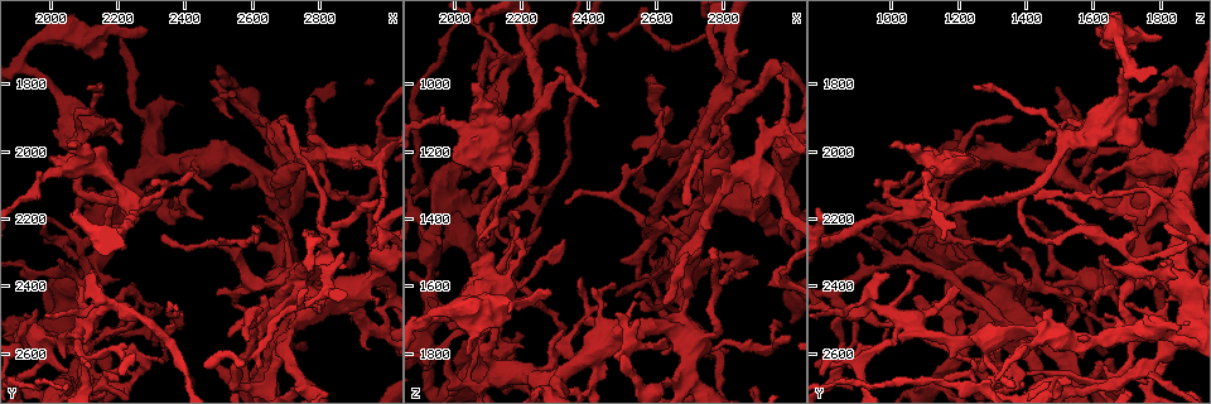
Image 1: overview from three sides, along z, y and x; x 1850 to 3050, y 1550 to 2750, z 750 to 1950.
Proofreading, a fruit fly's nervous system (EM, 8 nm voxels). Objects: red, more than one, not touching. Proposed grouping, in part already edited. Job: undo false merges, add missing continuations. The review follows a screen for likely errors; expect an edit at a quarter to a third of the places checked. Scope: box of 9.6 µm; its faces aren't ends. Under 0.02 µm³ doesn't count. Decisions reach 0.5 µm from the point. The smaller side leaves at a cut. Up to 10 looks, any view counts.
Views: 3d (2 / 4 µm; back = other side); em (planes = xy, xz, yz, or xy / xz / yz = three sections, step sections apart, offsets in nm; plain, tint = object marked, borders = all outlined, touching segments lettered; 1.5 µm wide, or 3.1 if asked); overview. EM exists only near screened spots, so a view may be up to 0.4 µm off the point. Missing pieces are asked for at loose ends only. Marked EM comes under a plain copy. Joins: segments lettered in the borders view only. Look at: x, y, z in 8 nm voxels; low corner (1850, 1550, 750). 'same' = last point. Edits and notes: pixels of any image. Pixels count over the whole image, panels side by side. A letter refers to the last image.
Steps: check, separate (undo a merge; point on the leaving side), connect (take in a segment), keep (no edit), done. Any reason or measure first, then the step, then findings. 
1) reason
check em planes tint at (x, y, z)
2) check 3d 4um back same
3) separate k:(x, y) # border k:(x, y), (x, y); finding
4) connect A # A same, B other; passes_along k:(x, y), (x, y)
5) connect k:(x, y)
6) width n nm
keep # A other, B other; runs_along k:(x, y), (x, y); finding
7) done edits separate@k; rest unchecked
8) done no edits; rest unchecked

an open end
check em yz step 4 borders at (2630, 1900, 1650)

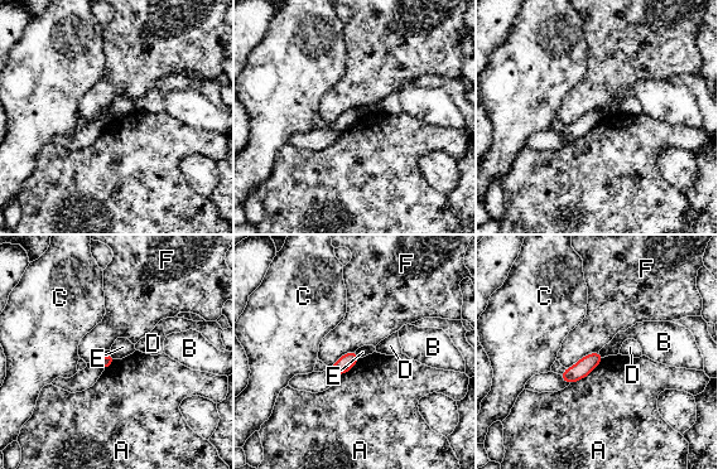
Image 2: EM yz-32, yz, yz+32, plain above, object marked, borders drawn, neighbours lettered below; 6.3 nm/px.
cut it another way
check em planes borders same

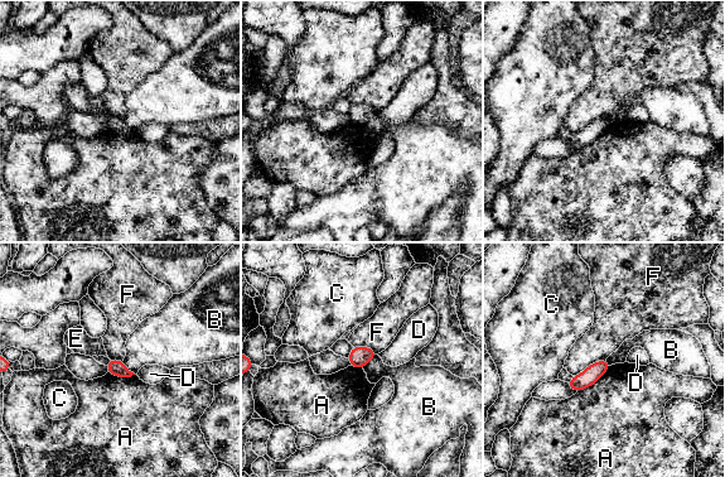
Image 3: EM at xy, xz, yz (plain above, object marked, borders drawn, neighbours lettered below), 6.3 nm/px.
width 110 nm
keep # A other, B other, C other, D other, E other, F other; border 3:(377, 355), (362, 367); none of them fits

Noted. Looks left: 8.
an open end
check em planes borders at (2960, 2280, 1110)

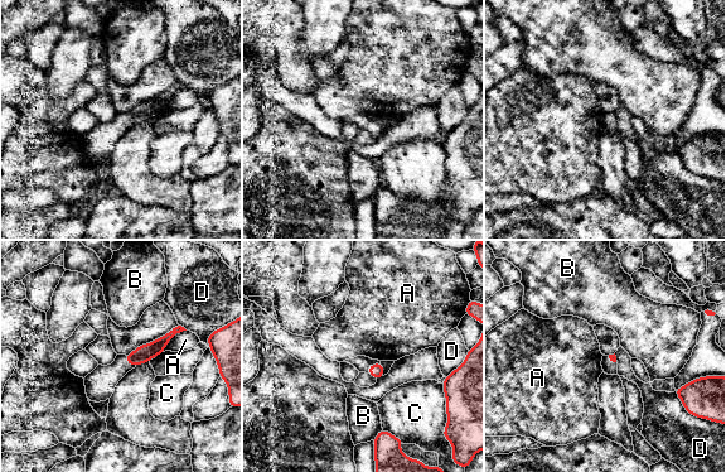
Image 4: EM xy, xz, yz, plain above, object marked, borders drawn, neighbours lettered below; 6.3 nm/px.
keep # A other, B other, C other, D other; runs_along 4:(172, 333), (156, 347), (130, 360); none of them fits

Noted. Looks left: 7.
an open end
check em planes borders at (2630, 2270, 1810)

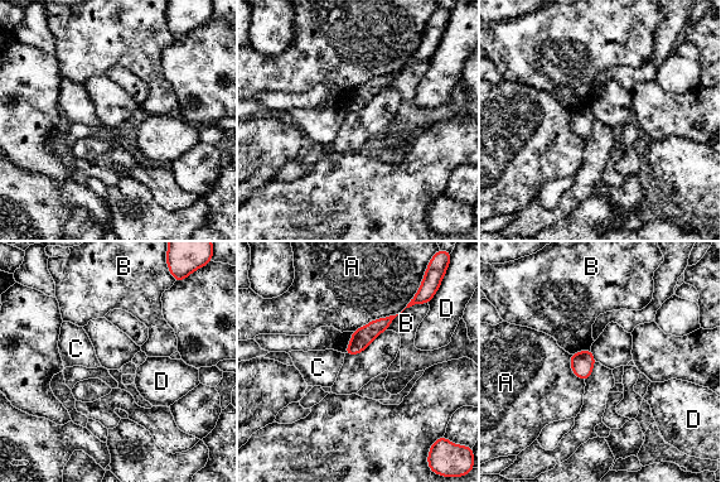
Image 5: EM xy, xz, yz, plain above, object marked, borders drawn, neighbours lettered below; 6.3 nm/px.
longest_contact A 460 nm
keep # A other, B other, C other, D other; border 5:(422, 303), (406, 307), (386, 329); none of them fits

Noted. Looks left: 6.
an open end
check 3d 2um back at (2300, 1640, 1630)

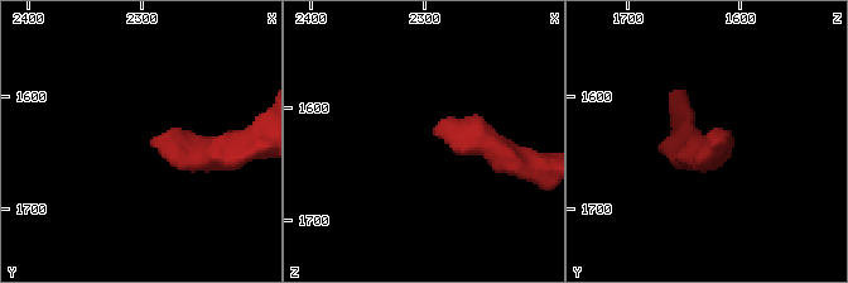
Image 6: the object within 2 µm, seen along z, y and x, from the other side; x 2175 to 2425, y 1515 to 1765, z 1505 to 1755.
check em planes tint at (2294, 1646, 1622)

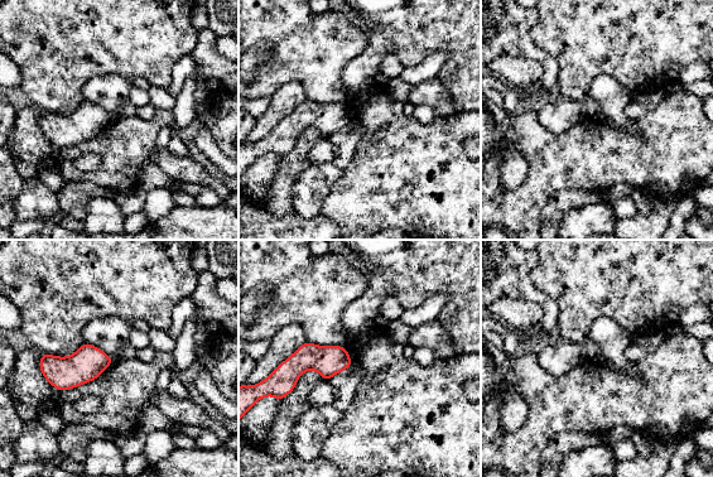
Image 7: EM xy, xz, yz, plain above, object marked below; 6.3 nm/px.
what lies round it
check em planes borders same

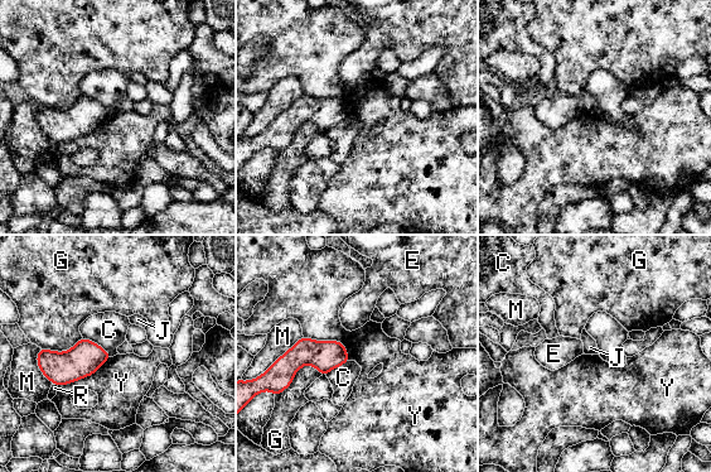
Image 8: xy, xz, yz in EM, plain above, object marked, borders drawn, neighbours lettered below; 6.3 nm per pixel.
width 170 nm
keep # C other, E other, G other, J other, M other, R other, Y other; border 8:(303, 335), (338, 340), (349, 360); no lettered segment goes on from it

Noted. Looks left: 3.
done no edits; rest unchecked

